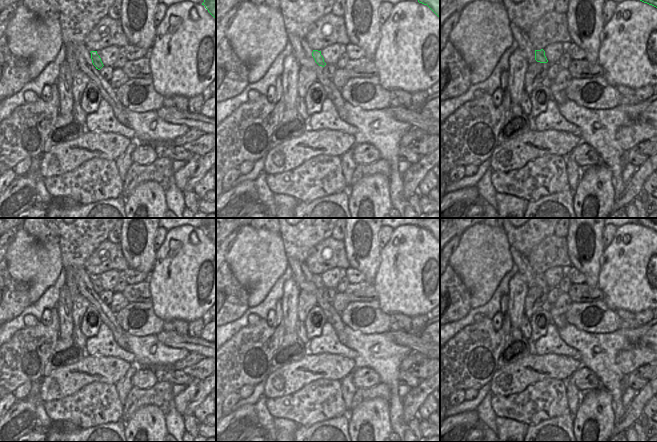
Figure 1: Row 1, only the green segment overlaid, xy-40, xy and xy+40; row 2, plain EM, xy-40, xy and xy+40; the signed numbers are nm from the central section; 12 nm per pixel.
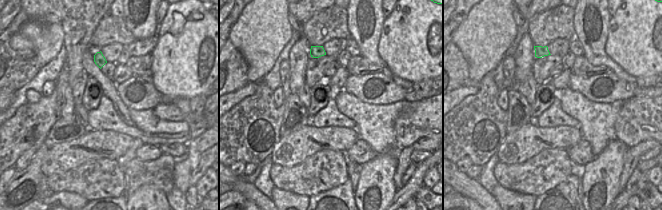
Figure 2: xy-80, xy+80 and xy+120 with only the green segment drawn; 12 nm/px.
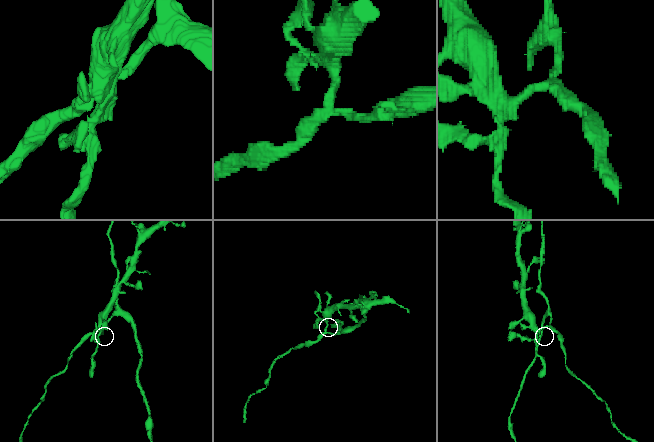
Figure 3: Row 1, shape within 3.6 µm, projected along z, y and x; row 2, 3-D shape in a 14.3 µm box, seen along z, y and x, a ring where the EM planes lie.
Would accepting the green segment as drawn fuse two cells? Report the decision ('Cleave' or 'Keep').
Cleave.

